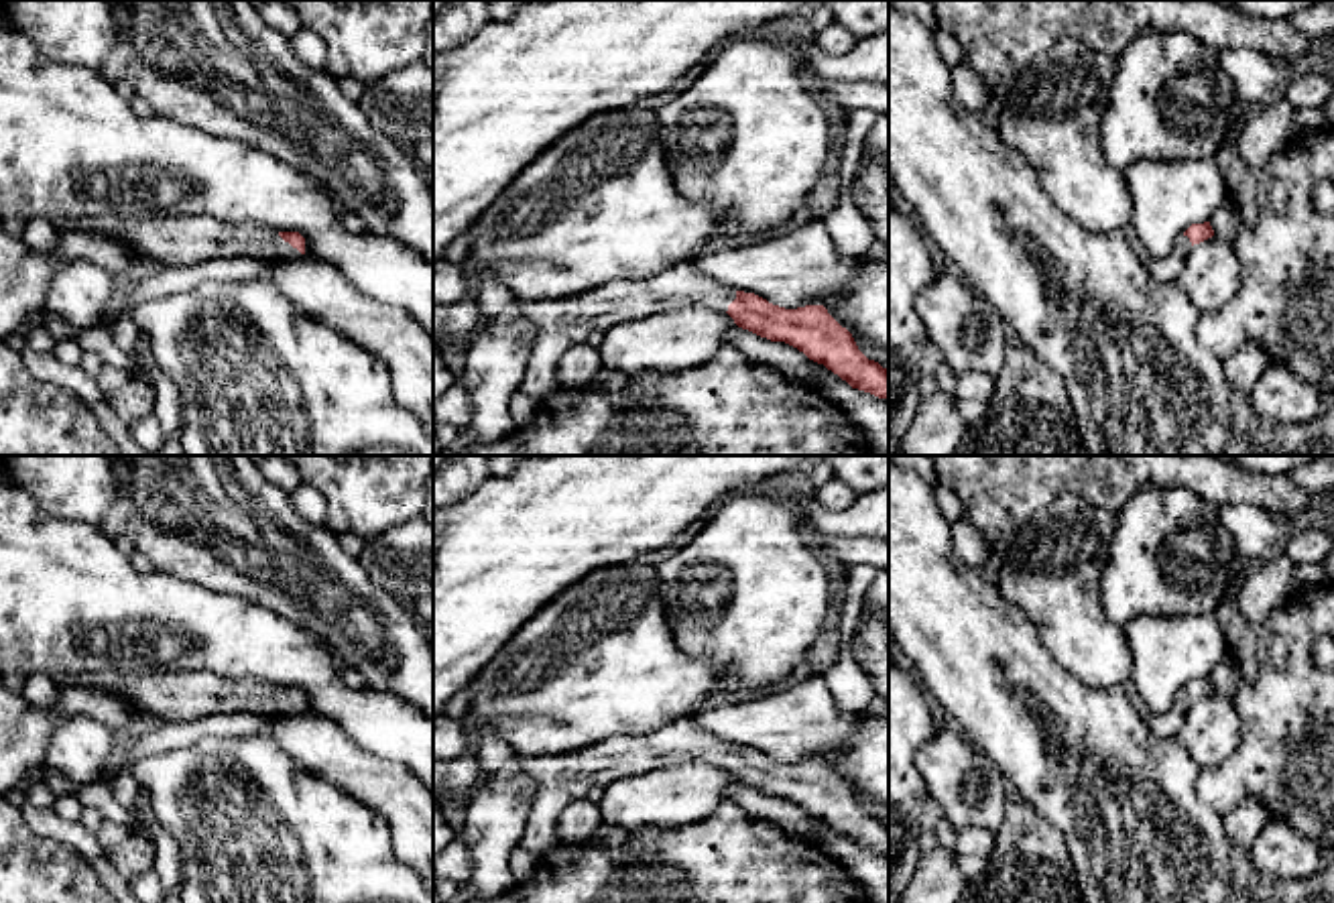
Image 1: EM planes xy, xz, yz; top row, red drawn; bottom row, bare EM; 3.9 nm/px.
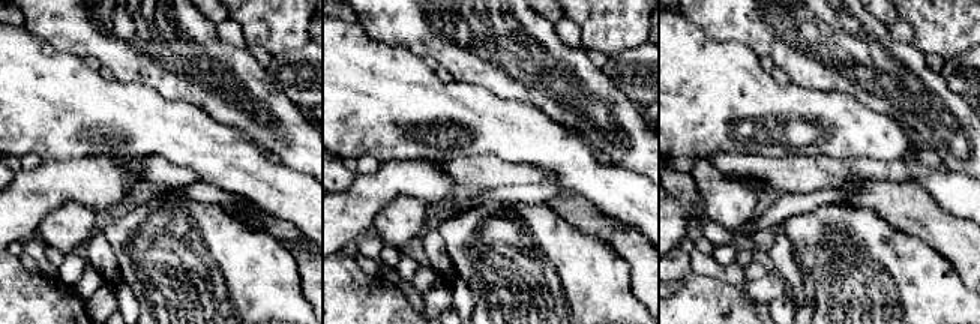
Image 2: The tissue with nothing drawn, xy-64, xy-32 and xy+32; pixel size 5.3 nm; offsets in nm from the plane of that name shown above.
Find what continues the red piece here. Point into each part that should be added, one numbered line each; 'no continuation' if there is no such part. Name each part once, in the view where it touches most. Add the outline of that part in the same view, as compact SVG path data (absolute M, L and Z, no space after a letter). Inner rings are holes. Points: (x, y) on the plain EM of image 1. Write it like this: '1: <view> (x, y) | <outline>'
1: xy (175, 696) | M161 671L144 677L67 675L57 687L100 687L130 700L146 720L169 724L224 712L297 714L301 708L260 679L222 679L209 671Z

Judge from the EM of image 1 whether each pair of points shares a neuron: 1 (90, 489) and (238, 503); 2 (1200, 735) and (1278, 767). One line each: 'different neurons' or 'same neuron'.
1: same neuron
2: different neurons

